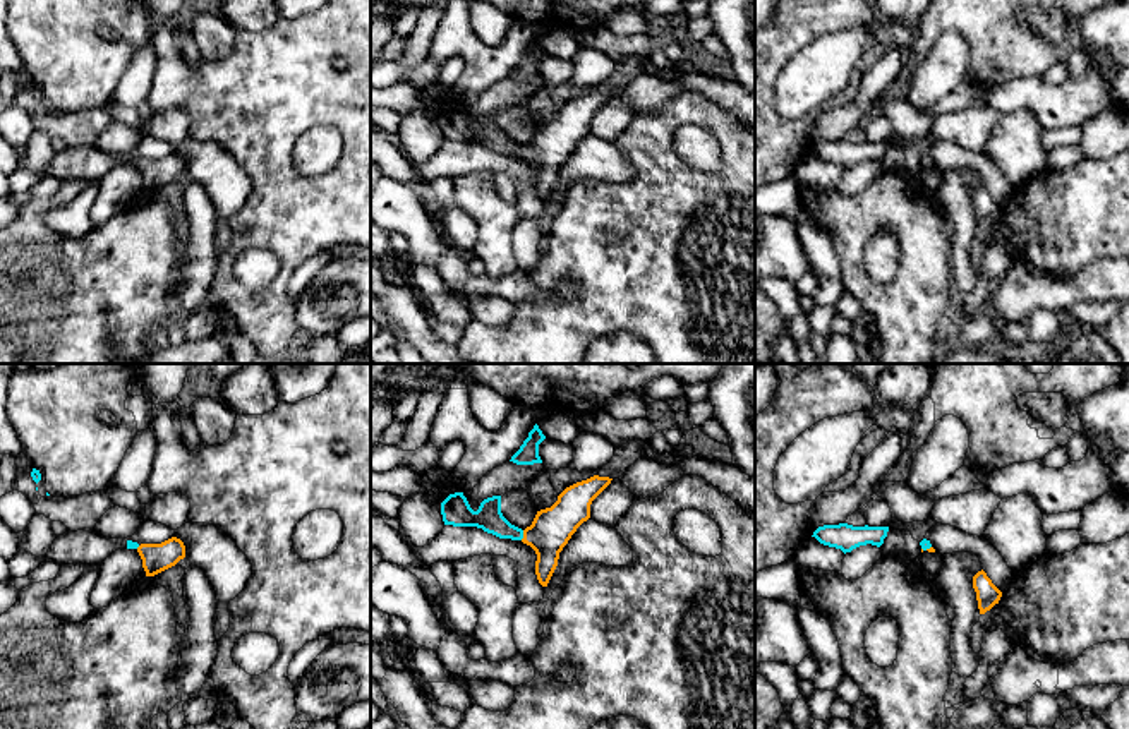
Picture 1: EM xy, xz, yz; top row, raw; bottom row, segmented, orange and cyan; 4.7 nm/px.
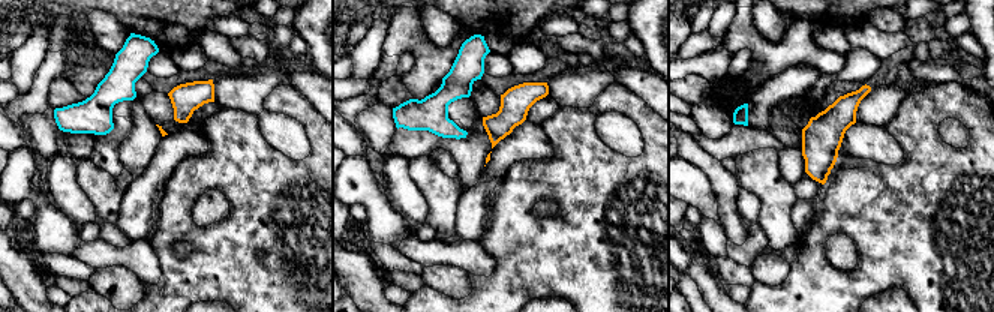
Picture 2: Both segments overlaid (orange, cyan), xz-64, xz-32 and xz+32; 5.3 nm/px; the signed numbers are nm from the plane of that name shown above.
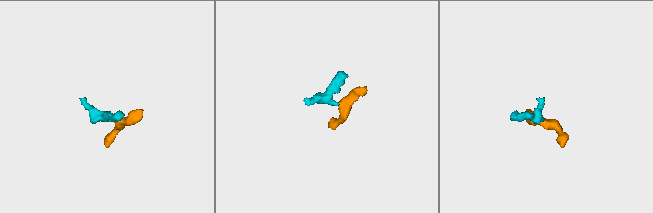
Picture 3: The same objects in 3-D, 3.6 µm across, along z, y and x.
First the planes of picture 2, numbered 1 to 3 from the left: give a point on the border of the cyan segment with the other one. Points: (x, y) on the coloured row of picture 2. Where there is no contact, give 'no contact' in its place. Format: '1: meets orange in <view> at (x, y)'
1: no contact
2: no contact
3: no contact

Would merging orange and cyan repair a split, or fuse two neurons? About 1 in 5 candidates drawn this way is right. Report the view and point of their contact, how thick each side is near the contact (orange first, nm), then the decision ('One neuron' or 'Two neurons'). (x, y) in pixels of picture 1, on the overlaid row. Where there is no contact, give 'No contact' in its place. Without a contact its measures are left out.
Touches orange at xz (524, 536). Thickness 190 nm (orange) against 120 nm. One neuron

